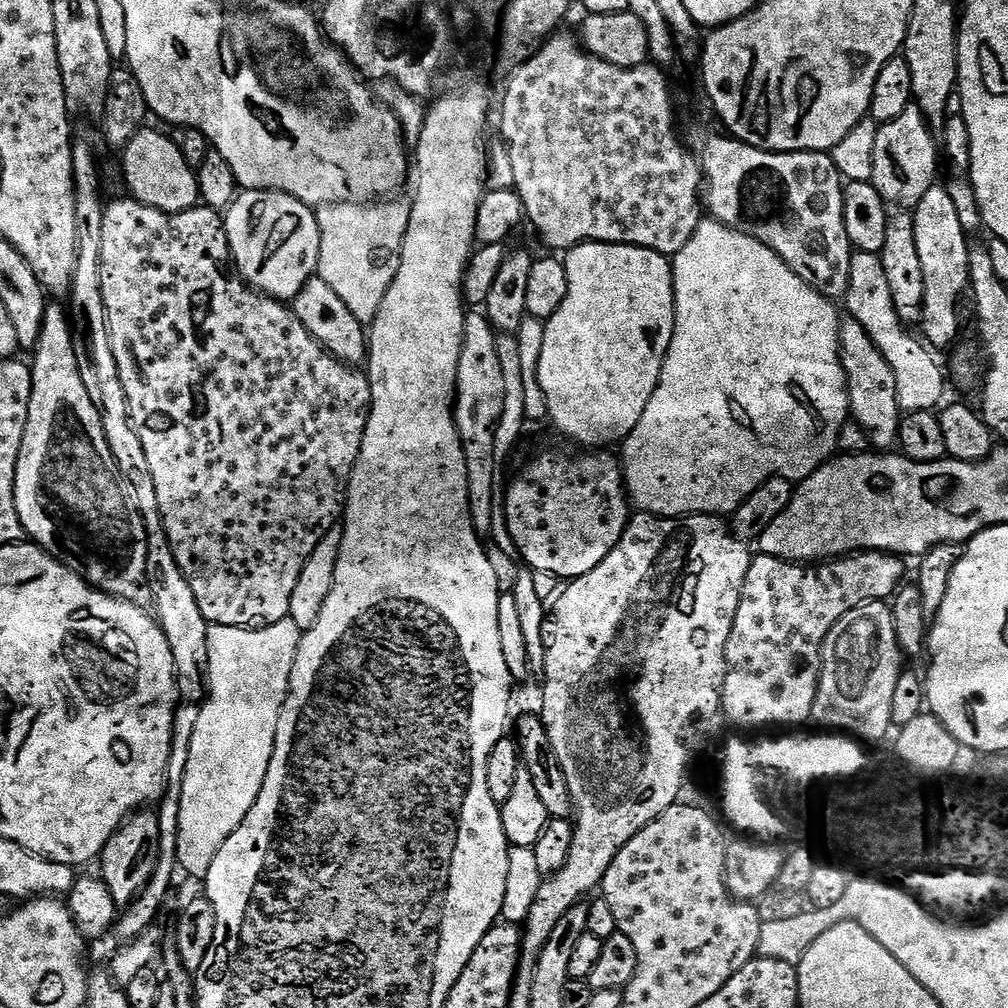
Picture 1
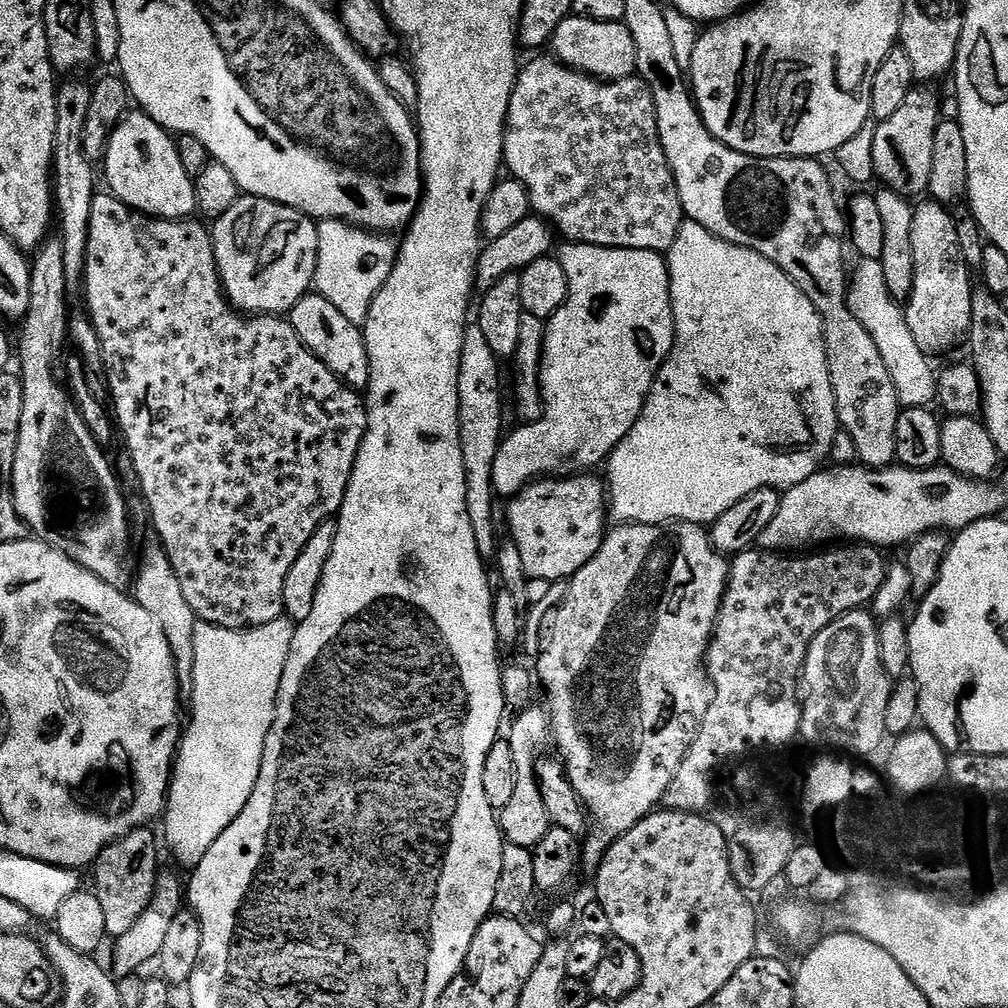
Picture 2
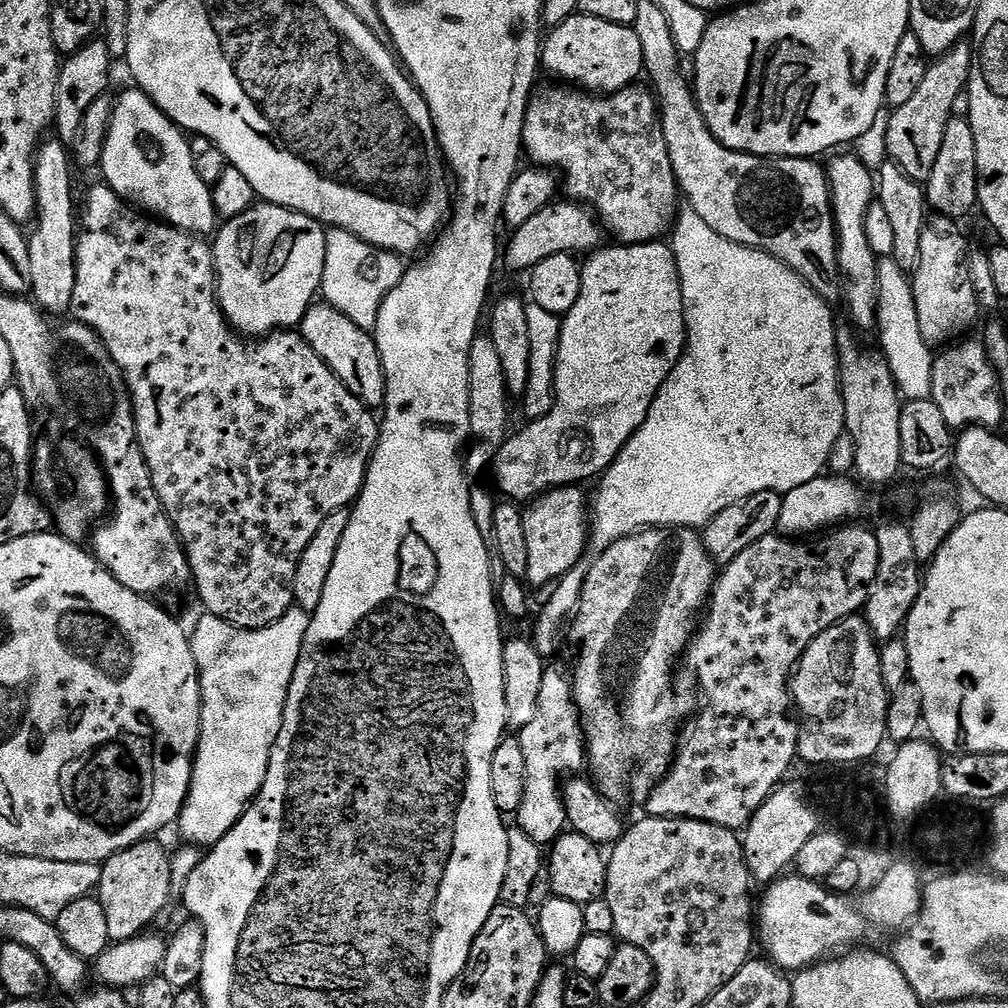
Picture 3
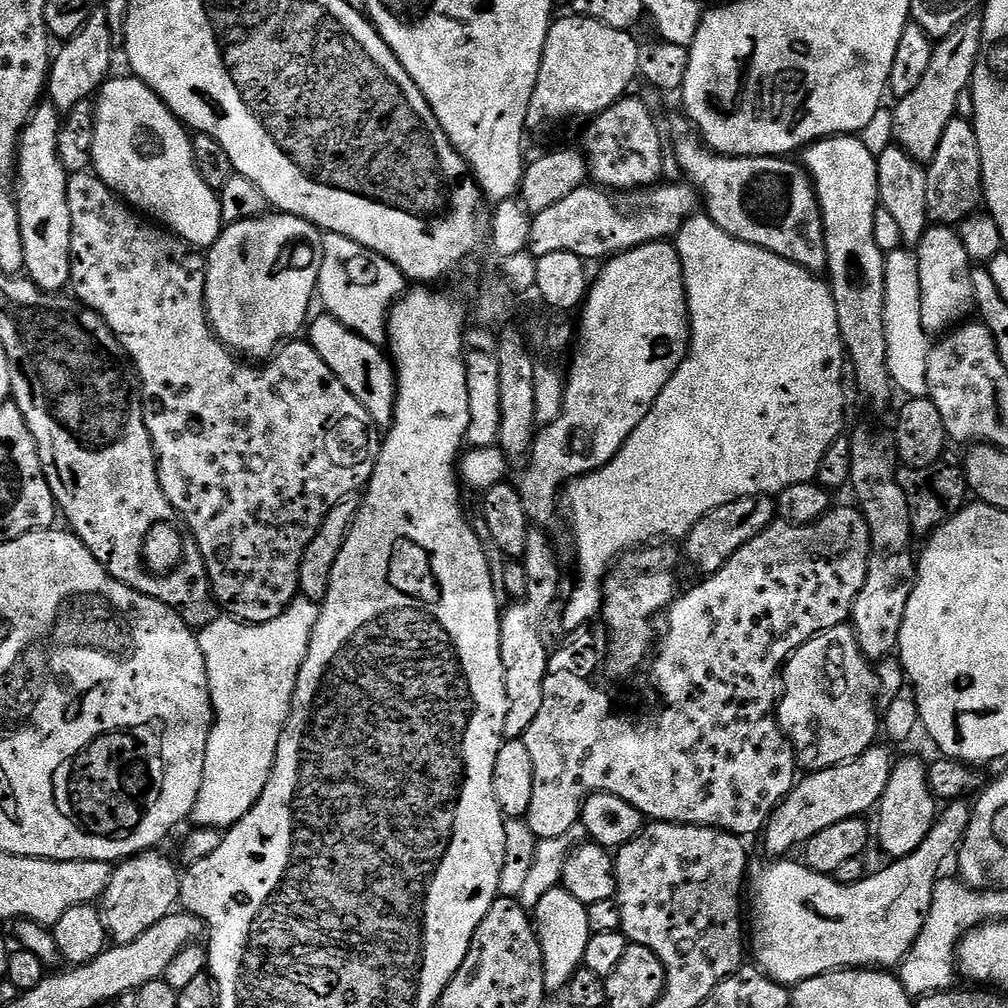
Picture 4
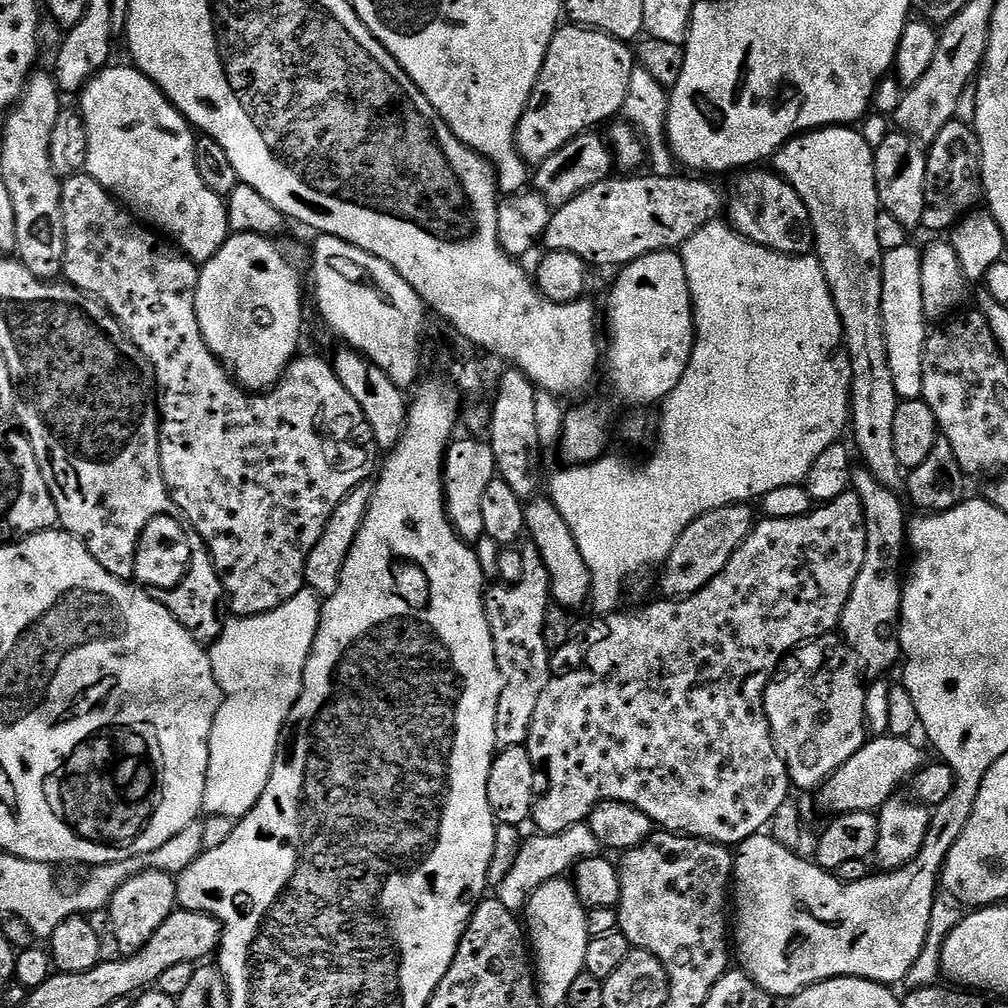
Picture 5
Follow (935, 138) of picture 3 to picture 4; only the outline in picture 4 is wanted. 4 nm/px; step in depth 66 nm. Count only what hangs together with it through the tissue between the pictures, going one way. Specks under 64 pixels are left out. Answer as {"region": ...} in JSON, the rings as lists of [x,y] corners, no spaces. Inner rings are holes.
{"region":[[[979,15],[970,16],[950,30],[950,34],[943,36],[932,49],[930,67],[922,77],[922,82],[895,105],[892,140],[921,166],[931,163],[947,124],[957,118],[958,94],[969,91],[976,64],[980,61],[983,25],[984,21]]]}

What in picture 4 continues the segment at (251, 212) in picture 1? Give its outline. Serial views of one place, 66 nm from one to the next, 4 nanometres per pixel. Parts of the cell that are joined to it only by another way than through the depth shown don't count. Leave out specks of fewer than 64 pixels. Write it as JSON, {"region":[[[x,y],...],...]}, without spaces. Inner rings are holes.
{"region":[[[263,214],[227,225],[206,252],[208,273],[204,306],[208,309],[208,322],[225,346],[252,362],[267,361],[281,345],[299,333],[296,331],[300,327],[300,331],[305,327],[312,296],[314,300],[318,292],[322,258],[326,251],[325,237],[310,221],[287,214],[270,215]]]}

